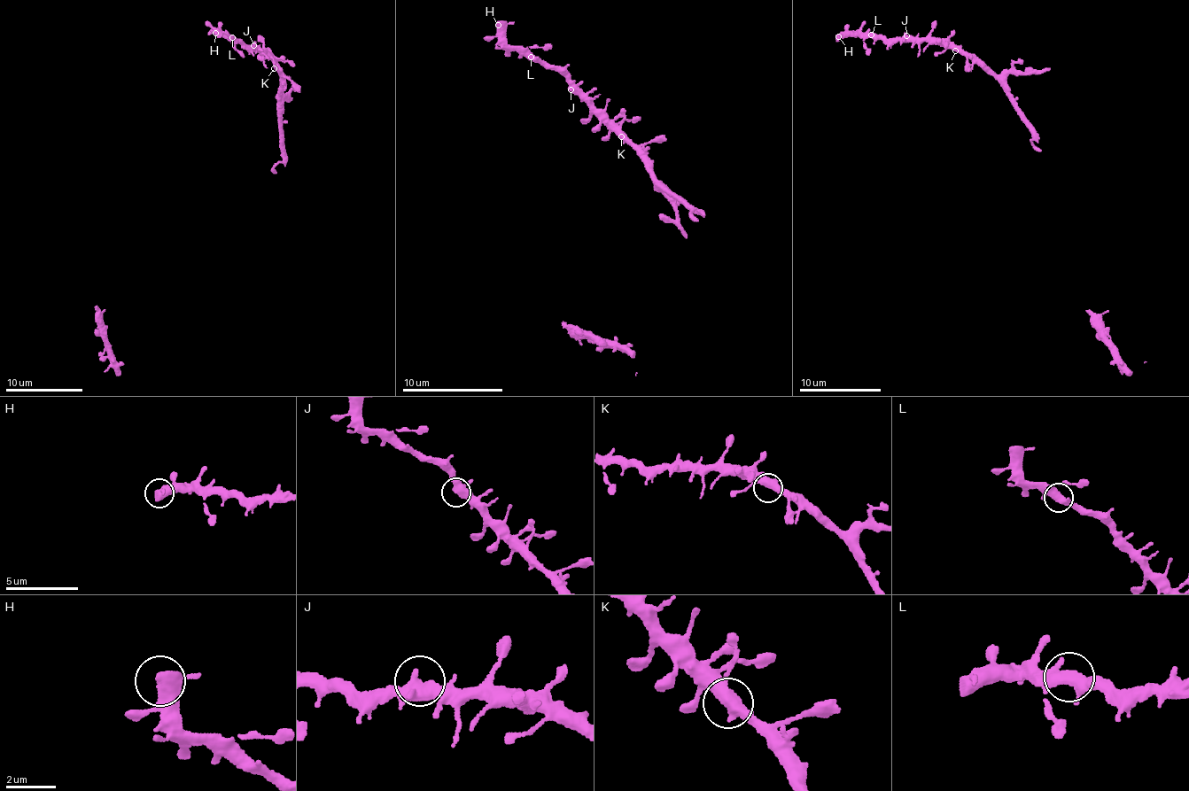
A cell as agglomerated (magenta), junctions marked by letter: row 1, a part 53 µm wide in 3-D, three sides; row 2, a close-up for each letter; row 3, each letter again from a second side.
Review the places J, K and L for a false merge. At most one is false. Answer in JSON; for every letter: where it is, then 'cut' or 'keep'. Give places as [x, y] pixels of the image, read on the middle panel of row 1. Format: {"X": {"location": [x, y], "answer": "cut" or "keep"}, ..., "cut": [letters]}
{"J": {"location": [571, 89], "answer": "keep"}, "K": {"location": [621, 136], "answer": "keep"}, "L": {"location": [531, 57], "answer": "keep"}, "cut": []}

